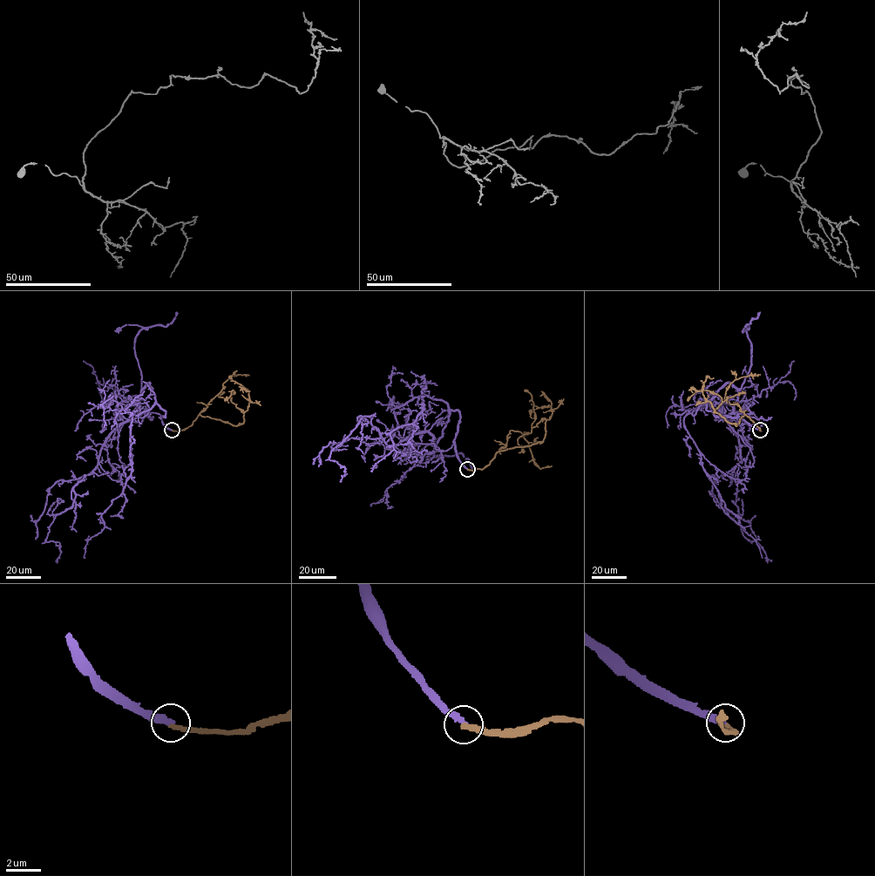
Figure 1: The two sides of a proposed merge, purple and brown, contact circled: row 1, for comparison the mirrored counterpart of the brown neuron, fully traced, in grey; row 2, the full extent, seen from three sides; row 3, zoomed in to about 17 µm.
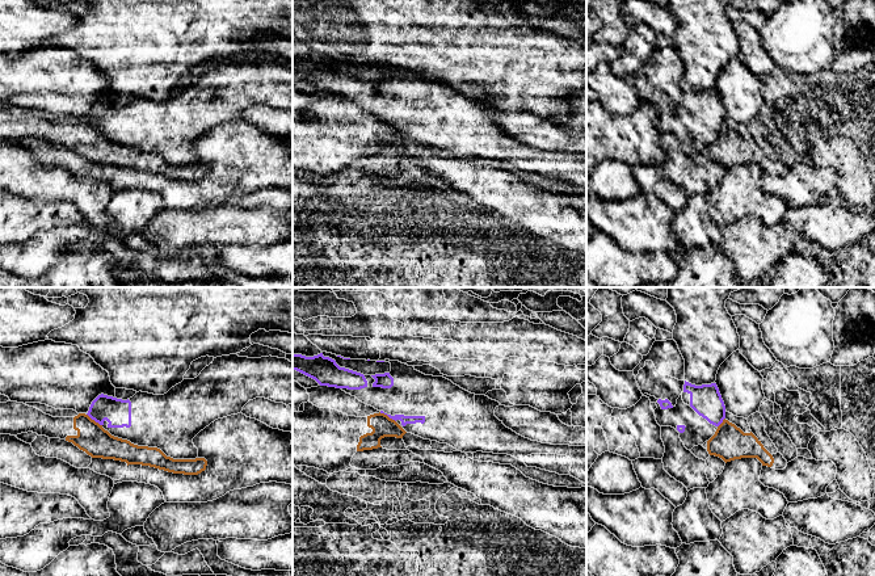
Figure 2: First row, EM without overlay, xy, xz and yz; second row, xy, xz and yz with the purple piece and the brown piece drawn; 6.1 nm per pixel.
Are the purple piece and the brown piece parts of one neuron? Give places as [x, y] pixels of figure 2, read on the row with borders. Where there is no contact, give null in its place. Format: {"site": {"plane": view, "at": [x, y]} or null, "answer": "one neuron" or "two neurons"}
{"site": {"plane": "xz", "at": [387, 415]}, "answer": "two neurons"}

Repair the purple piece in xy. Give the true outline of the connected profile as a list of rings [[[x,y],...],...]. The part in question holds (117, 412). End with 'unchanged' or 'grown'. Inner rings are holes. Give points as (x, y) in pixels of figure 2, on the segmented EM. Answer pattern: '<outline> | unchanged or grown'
[[[272,356],[216,357],[197,378],[184,379],[164,395],[139,391],[122,400],[101,394],[92,401],[87,415],[114,437],[138,446],[157,447],[173,459],[195,459],[198,449],[193,438],[215,420],[241,413],[243,407],[256,398],[293,404],[293,362]]] | grown

